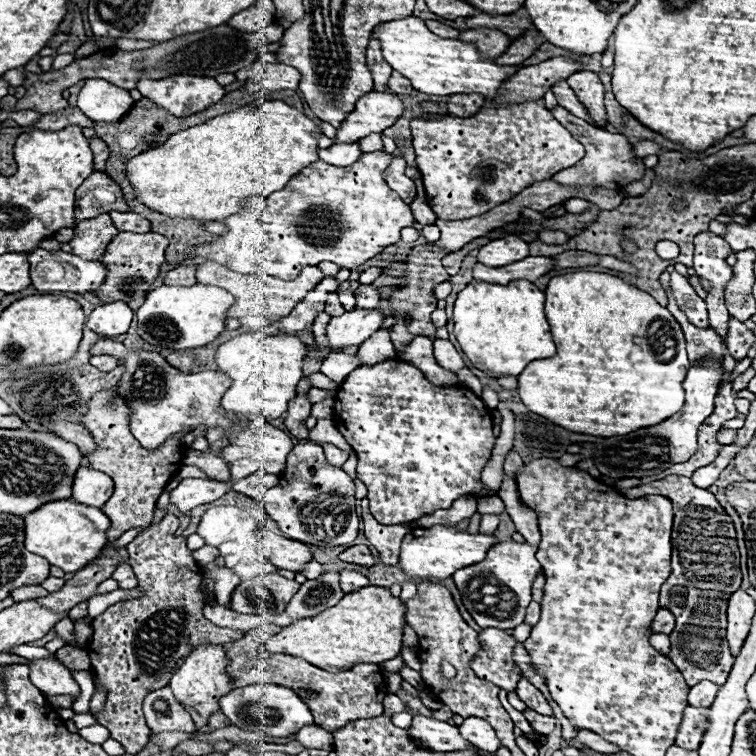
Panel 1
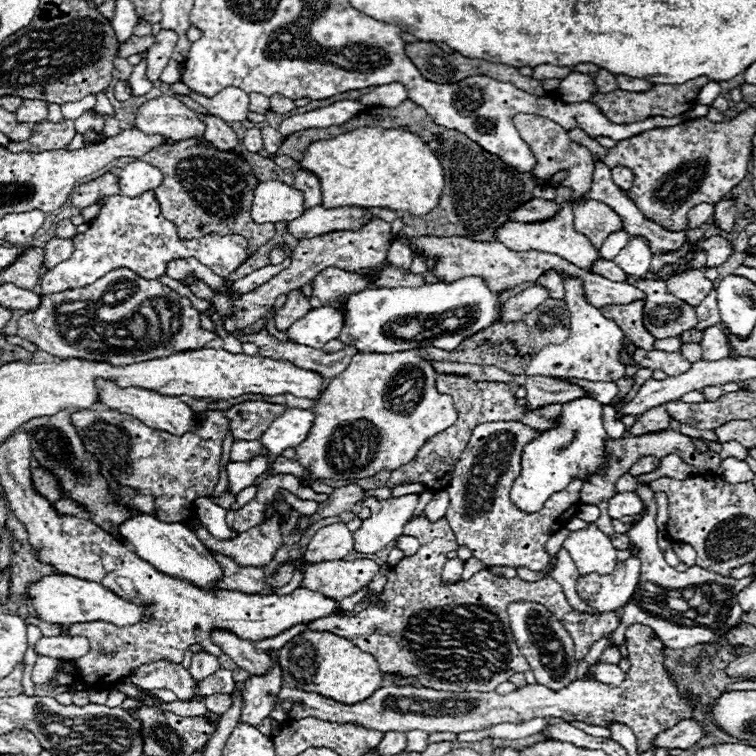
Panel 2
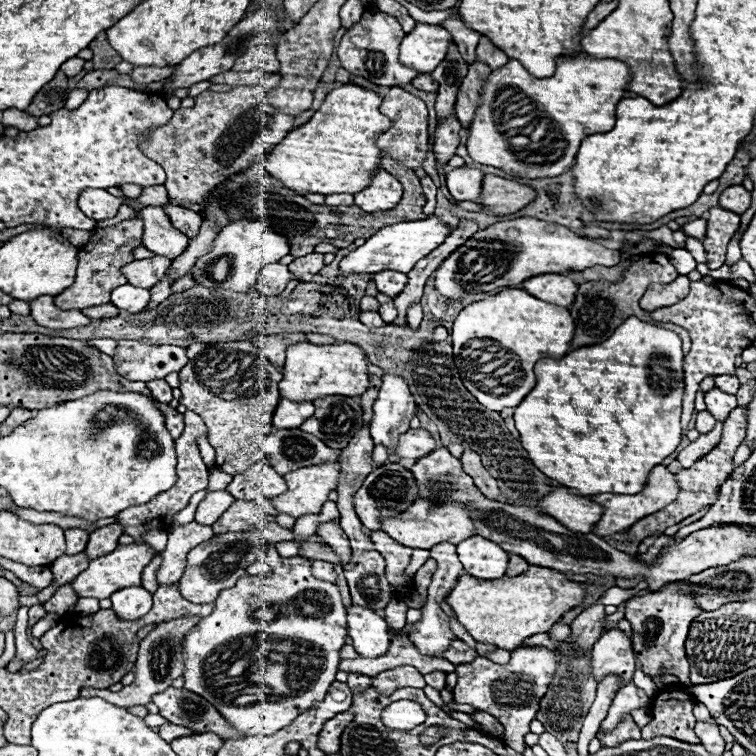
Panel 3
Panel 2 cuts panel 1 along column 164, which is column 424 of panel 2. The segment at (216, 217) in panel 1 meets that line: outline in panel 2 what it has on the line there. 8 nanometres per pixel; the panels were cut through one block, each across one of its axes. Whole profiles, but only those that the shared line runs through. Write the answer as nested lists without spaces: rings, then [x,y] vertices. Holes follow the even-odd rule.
[[[380,126],[360,128],[308,146],[302,168],[316,172],[322,188],[322,206],[368,206],[392,208],[416,216],[428,214],[444,190],[444,172],[430,146],[408,130],[384,130]]]

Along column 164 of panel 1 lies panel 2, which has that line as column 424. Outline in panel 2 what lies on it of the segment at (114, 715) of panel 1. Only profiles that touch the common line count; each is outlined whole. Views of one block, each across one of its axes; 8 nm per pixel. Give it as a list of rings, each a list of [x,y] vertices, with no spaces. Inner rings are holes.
[[[418,516],[404,526],[404,534],[418,538],[420,550],[414,556],[400,560],[390,570],[376,606],[370,606],[356,616],[336,614],[308,624],[312,630],[326,630],[336,636],[344,636],[364,652],[372,652],[382,674],[410,674],[418,678],[418,684],[435,690],[490,692],[512,674],[530,670],[510,634],[510,620],[506,612],[508,602],[532,600],[544,604],[570,632],[578,660],[586,656],[588,648],[596,640],[616,630],[620,624],[616,612],[576,612],[568,604],[560,584],[548,576],[538,582],[524,582],[520,578],[498,578],[488,570],[482,570],[470,580],[444,584],[442,569],[446,554],[452,550],[452,544],[458,544],[446,518],[430,522],[426,516]]]

